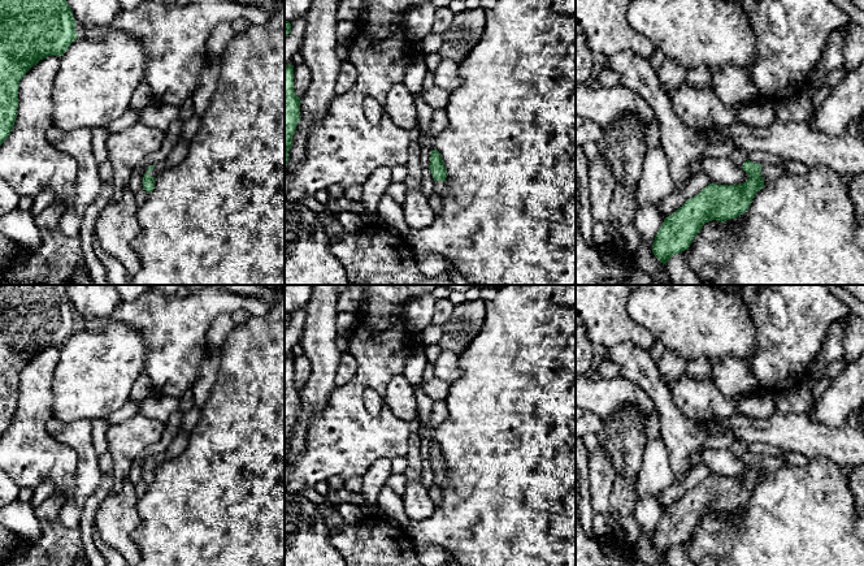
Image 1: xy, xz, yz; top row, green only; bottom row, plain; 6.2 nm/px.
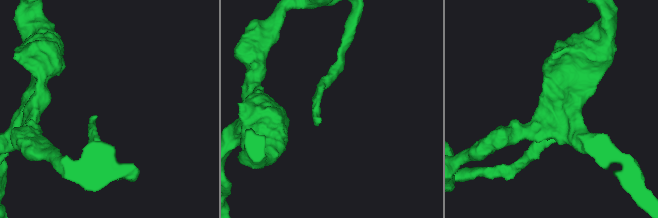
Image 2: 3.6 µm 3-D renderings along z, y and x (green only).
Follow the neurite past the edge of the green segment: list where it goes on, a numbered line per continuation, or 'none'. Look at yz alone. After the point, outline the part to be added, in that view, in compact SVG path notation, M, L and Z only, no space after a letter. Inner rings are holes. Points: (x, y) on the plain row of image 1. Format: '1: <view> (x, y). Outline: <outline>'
1: yz (768, 462). Outline: M782 451L782 454L778 457L772 457L772 455L763 457L760 466L763 470L767 470L767 471L776 470L782 465L785 465L785 455L786 453Z

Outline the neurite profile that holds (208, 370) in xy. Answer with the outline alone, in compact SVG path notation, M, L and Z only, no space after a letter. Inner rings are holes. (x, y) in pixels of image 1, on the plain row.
M209 349L199 367L199 376L192 385L194 403L201 409L207 402L209 393L216 383L221 364L221 353L218 349Z

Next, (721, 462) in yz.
M703 448L690 457L690 468L705 465L715 476L741 476L748 471L742 458L735 457L729 449Z

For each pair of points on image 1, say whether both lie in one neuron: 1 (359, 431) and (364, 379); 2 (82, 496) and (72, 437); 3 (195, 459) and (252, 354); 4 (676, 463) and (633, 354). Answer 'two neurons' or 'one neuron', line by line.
1: one neuron
2: one neuron
3: one neuron
4: one neuron

